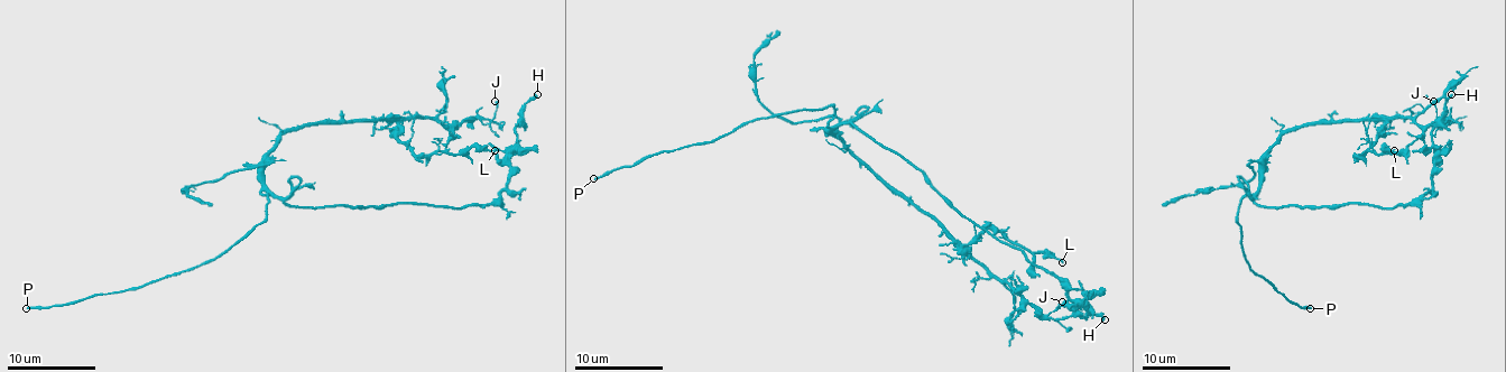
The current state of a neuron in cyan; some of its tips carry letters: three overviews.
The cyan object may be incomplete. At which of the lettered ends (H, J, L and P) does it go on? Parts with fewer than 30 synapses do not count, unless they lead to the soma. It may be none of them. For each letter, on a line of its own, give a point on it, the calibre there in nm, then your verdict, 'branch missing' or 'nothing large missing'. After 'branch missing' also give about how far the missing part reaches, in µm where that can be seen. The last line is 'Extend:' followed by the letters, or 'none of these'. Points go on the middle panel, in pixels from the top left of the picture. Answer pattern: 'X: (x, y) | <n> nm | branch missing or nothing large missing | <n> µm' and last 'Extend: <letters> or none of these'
H: (1105, 319) | 240 nm | nothing large missing
J: (1062, 301) | 140 nm | nothing large missing
L: (1062, 262) | 170 nm | nothing large missing
P: (593, 178) | 160 nm | branch missing | 20 µm
Extend: P

